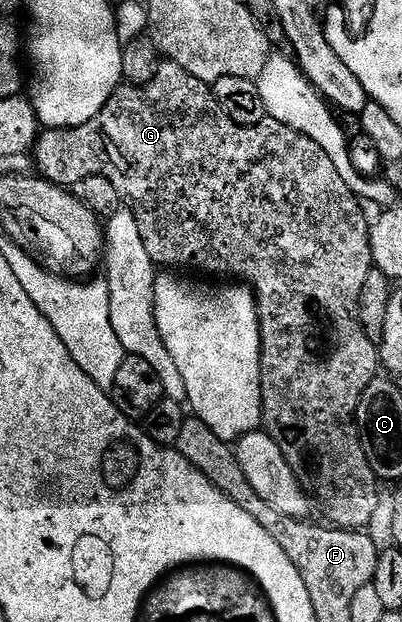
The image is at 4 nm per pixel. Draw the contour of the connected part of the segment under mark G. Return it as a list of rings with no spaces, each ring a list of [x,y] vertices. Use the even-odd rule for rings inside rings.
[[[164,60],[161,61],[160,67],[158,68],[158,76],[154,76],[154,80],[150,80],[150,84],[146,84],[145,86],[130,86],[124,84],[117,88],[110,96],[110,100],[102,108],[102,112],[98,112],[98,116],[94,116],[94,120],[90,120],[89,122],[84,121],[82,125],[76,126],[73,130],[45,129],[36,139],[36,145],[34,147],[34,166],[38,171],[39,177],[46,179],[47,182],[52,182],[55,186],[65,188],[75,188],[79,186],[82,180],[86,180],[90,176],[106,176],[106,180],[110,180],[110,184],[114,184],[114,188],[118,188],[121,199],[127,203],[133,216],[138,220],[138,232],[142,232],[142,240],[146,244],[146,252],[150,252],[150,260],[155,262],[157,267],[171,268],[176,272],[201,270],[204,274],[233,274],[233,276],[236,277],[233,279],[239,280],[241,283],[252,287],[256,296],[258,316],[260,317],[260,387],[262,388],[262,404],[264,405],[264,416],[262,419],[263,429],[276,441],[278,448],[282,448],[282,456],[286,456],[286,460],[290,464],[294,476],[300,482],[300,487],[303,488],[305,494],[314,499],[315,505],[316,502],[320,505],[320,510],[324,513],[323,521],[327,523],[327,525],[337,530],[363,531],[365,528],[368,528],[368,525],[375,520],[376,509],[380,506],[381,483],[376,477],[374,468],[370,468],[370,460],[366,460],[364,446],[360,443],[360,428],[356,425],[356,413],[358,412],[358,404],[362,400],[366,388],[370,388],[370,384],[376,381],[382,370],[380,351],[377,343],[372,342],[370,336],[366,336],[366,332],[358,320],[358,296],[362,296],[362,284],[366,284],[366,276],[370,276],[370,272],[374,269],[372,265],[370,236],[368,235],[370,220],[364,215],[361,199],[357,198],[355,192],[348,187],[346,180],[342,180],[338,168],[334,168],[334,160],[330,160],[330,156],[326,156],[326,152],[322,152],[322,148],[318,148],[318,144],[314,144],[314,140],[310,140],[310,136],[302,136],[294,128],[290,128],[281,122],[265,120],[256,126],[239,126],[238,124],[234,124],[234,120],[230,120],[230,116],[226,116],[226,112],[222,112],[218,100],[212,95],[212,88],[209,83],[198,80],[198,76],[186,72],[186,68],[182,68],[176,62]]]

